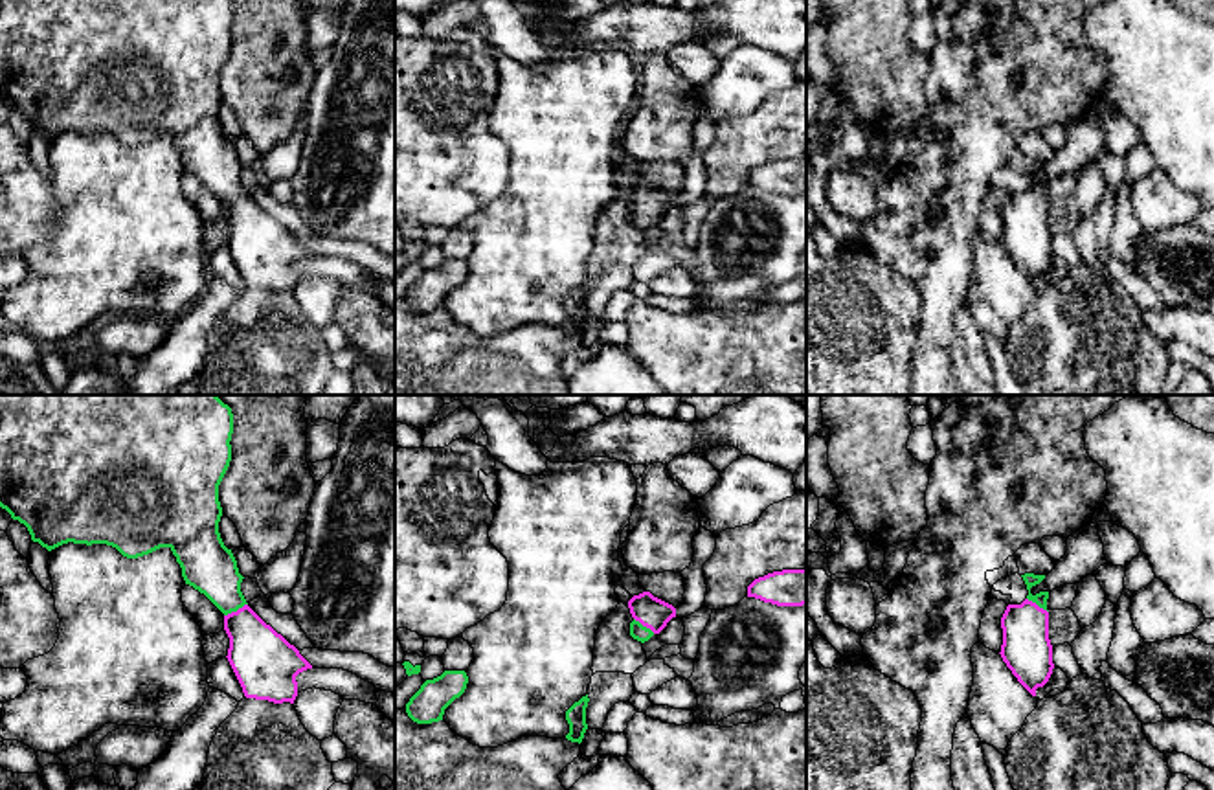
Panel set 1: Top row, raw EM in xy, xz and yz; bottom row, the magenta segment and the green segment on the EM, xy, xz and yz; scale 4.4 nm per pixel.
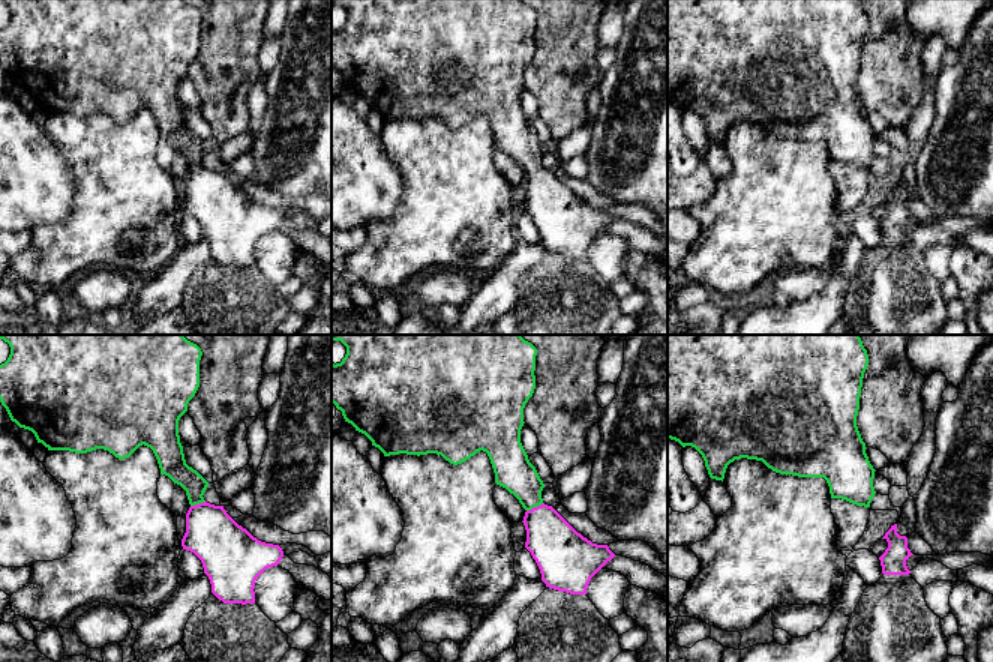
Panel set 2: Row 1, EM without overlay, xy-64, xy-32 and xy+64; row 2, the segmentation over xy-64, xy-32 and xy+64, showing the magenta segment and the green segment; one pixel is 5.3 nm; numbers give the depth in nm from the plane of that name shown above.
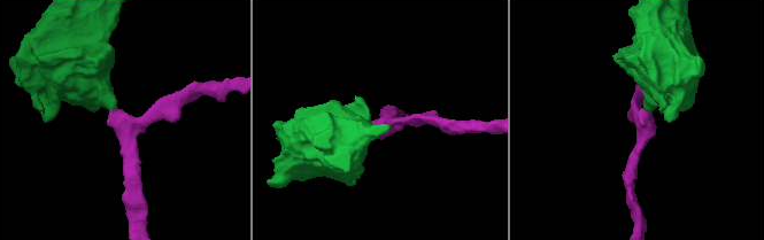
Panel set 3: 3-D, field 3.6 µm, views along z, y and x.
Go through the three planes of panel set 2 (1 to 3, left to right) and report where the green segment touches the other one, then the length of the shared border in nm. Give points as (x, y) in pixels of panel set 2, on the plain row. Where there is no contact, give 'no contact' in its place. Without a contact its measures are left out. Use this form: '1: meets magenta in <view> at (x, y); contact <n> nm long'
1: meets magenta in xy-64 at (197, 168); contact 90 nm long
2: meets magenta in xy-32 at (534, 171); contact 100 nm long
3: no contact

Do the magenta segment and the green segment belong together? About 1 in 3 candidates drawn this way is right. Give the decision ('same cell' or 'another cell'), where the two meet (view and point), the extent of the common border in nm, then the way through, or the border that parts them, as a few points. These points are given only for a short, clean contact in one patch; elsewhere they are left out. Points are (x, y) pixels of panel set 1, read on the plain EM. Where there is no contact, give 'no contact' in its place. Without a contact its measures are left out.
same cell; meets magenta in xy at (237, 199); contact 120 nm long; runs through xy (263, 248), (256, 241), (237, 199), (208, 155)

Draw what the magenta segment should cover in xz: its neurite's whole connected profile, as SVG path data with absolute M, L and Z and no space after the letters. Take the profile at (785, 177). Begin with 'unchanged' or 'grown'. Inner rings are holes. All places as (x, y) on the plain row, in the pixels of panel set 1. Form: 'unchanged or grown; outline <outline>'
unchanged; outline M782 158L755 167L748 175L748 186L777 195L806 193L806 158Z

